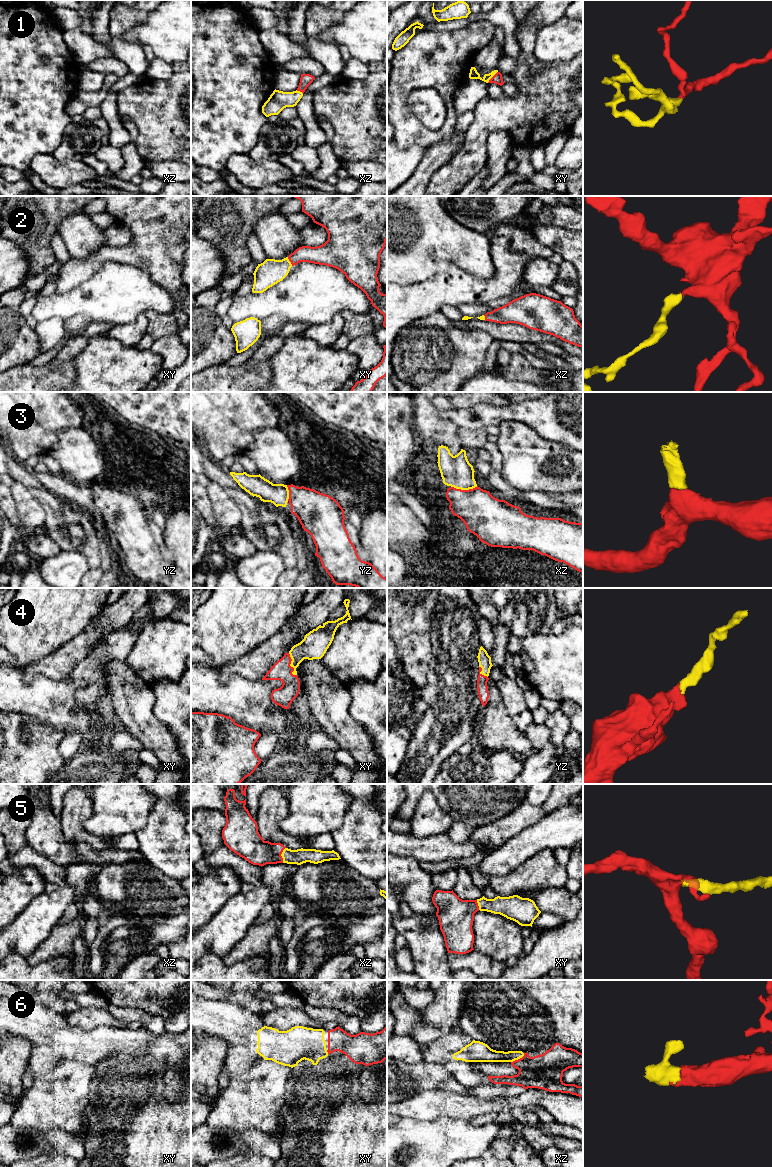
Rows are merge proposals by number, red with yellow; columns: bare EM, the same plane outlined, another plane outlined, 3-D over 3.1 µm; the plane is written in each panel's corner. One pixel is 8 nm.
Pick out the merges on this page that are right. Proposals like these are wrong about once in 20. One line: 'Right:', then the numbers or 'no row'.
Right: 1, 2, 3, 4, 5, 6

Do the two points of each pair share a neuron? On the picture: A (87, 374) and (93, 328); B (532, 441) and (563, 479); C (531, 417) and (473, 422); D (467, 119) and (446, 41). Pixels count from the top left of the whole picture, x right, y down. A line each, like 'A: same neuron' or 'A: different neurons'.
A: different neurons
B: same neuron
C: same neuron
D: different neurons

